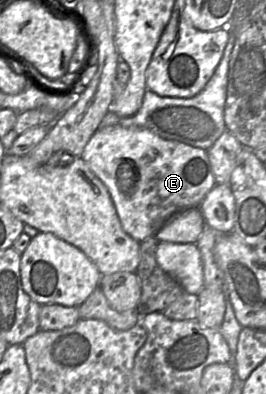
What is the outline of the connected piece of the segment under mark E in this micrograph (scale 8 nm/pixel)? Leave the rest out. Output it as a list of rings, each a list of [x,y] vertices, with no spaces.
[[[119,124],[99,128],[89,139],[80,157],[106,186],[123,230],[140,243],[154,237],[175,214],[199,208],[206,194],[216,185],[206,150],[162,138],[145,128],[123,127]]]

